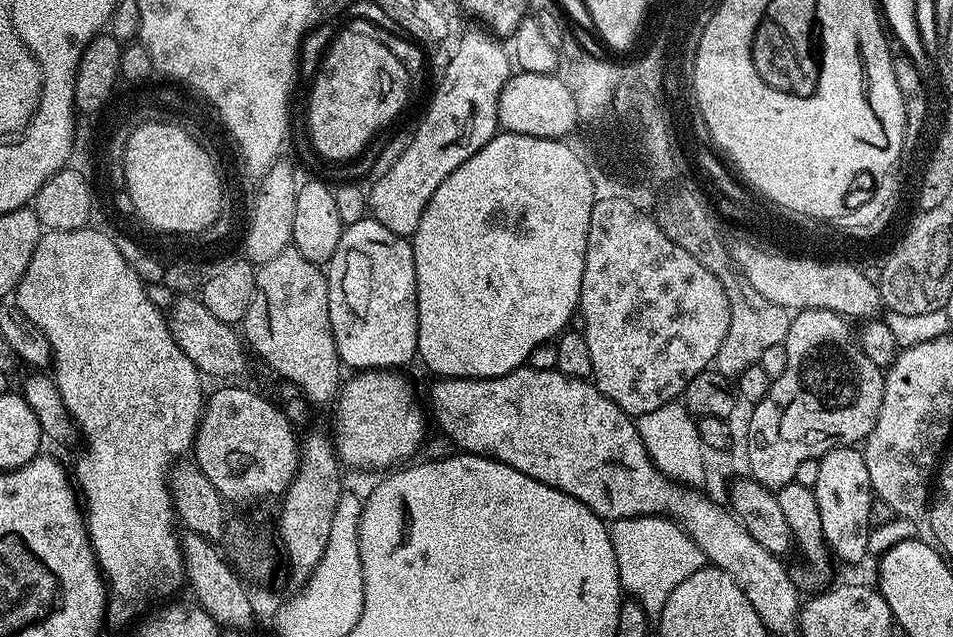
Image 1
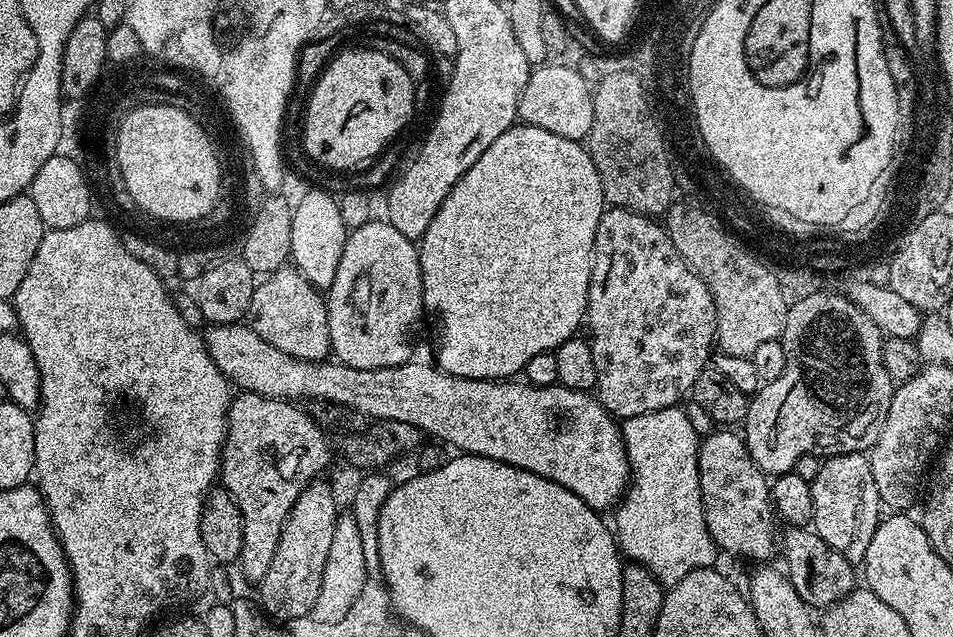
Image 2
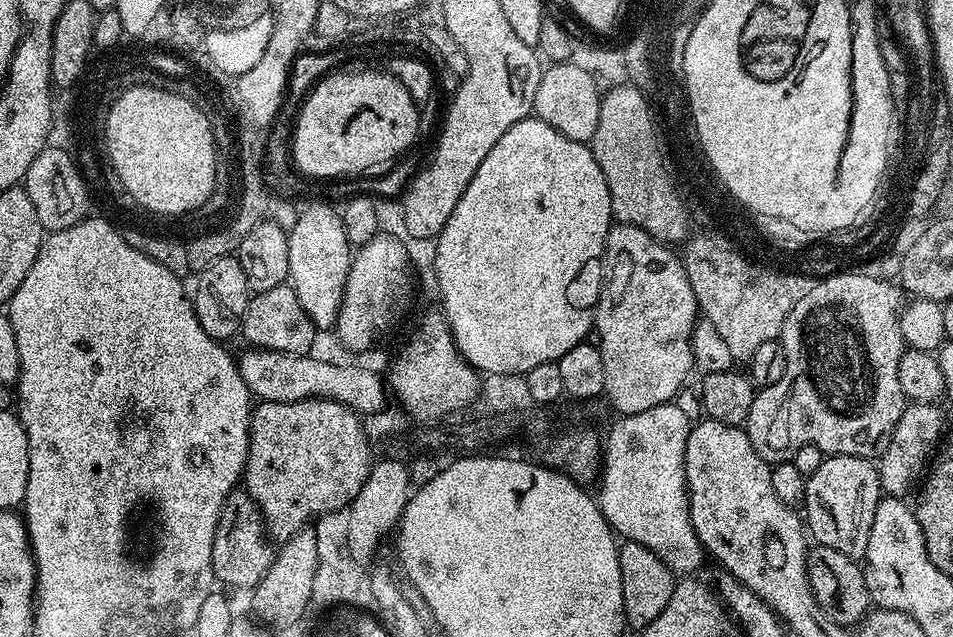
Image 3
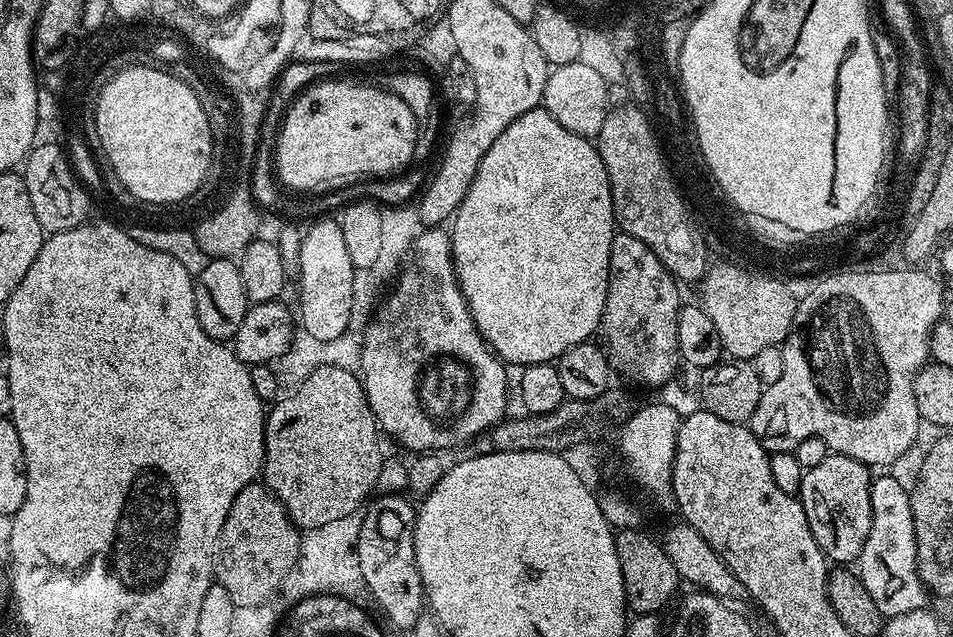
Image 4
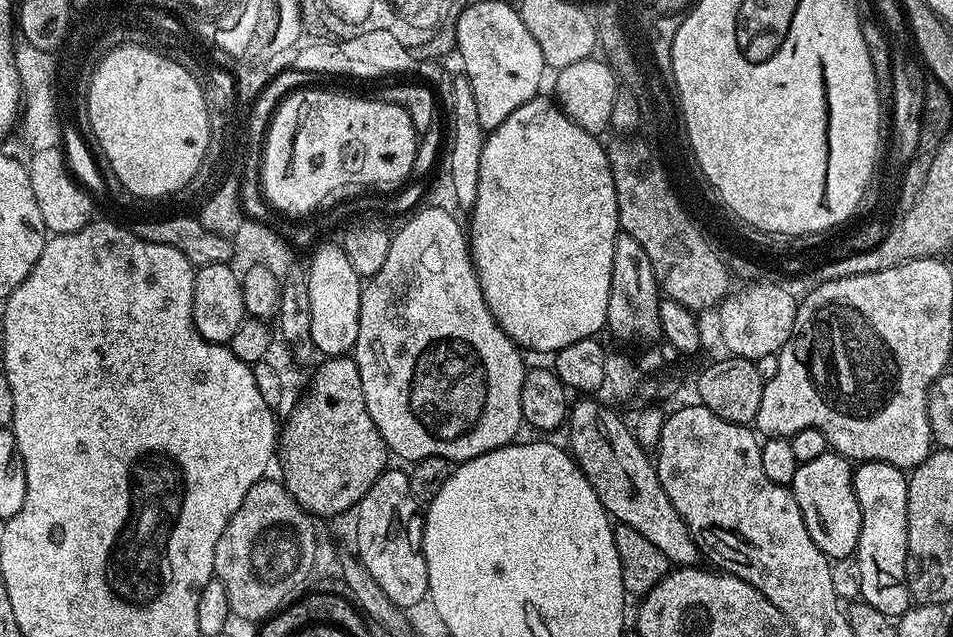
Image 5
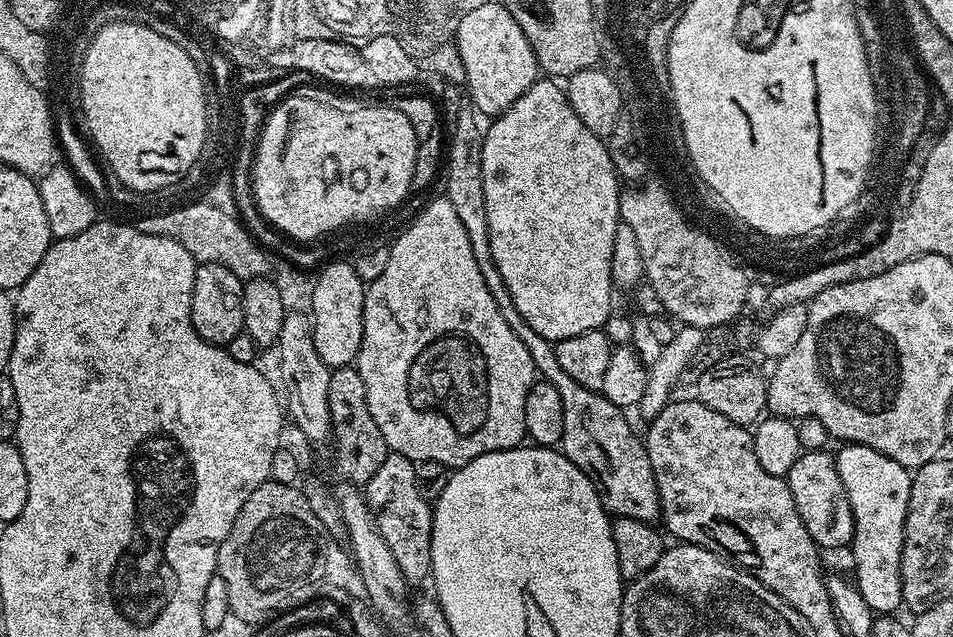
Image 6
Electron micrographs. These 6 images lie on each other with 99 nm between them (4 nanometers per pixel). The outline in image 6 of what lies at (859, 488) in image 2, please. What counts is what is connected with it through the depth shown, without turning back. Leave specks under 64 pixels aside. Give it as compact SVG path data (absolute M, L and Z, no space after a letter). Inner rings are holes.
M828 450L801 451L794 466L790 466L786 479L790 494L794 498L794 506L798 506L798 514L817 548L847 549L854 534L854 514L850 510L846 486L842 486L842 478L838 478L835 455Z

